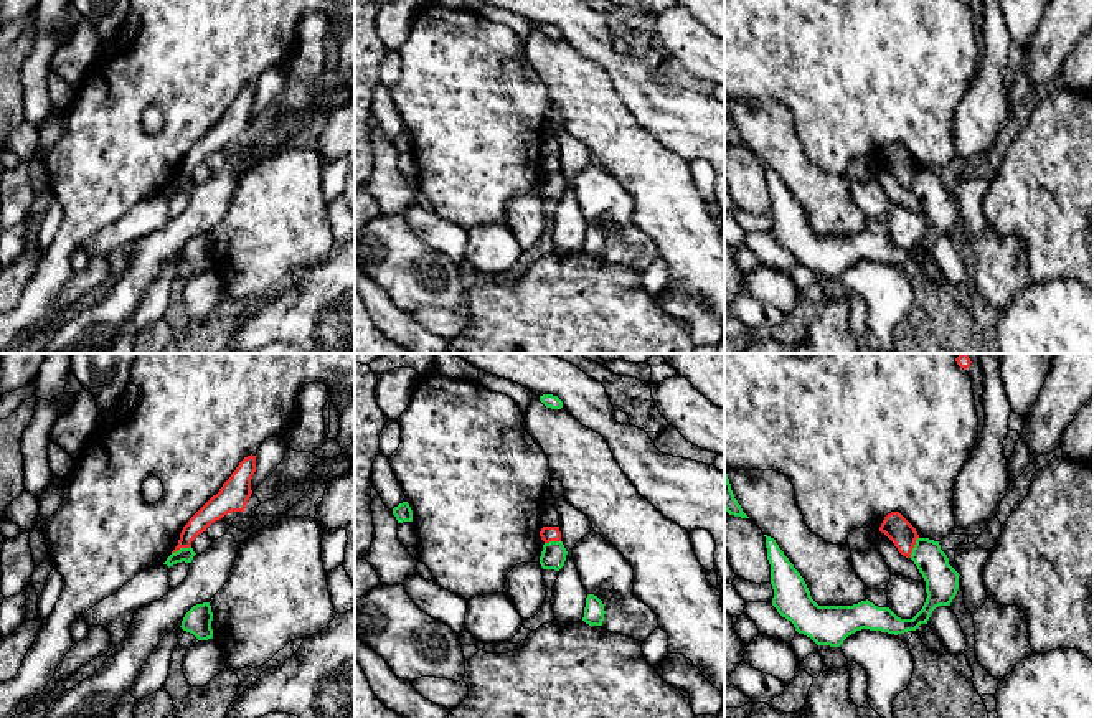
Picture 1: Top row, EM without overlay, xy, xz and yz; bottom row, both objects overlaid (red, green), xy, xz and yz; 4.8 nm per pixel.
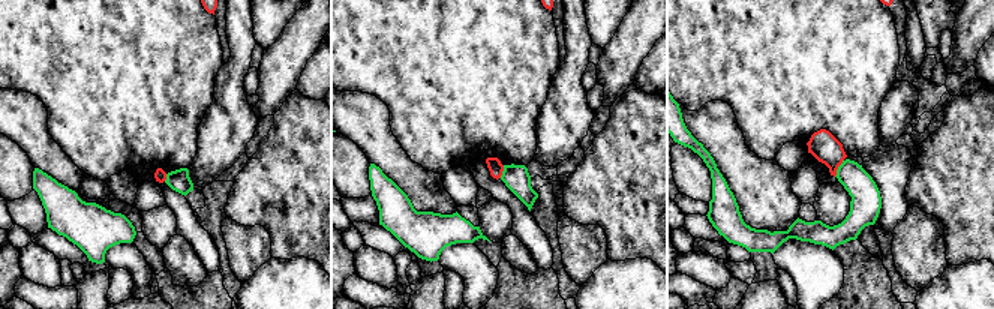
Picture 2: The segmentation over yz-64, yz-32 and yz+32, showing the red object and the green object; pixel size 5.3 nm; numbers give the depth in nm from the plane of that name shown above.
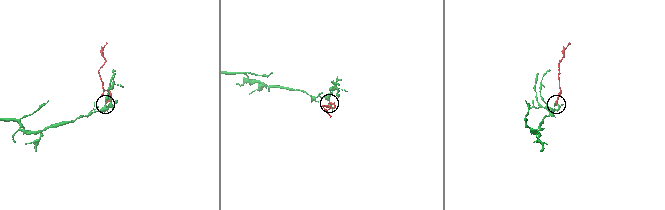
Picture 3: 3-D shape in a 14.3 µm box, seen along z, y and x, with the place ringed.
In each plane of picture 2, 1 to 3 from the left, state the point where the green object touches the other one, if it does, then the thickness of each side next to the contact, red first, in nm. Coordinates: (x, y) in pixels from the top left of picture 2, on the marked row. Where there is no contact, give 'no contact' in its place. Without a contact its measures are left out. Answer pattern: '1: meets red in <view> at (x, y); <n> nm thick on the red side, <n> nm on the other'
1: meets red in yz-64 at (165, 177); 60 nm thick on the red side, 120 nm on the other
2: meets red in yz-32 at (502, 170); 80 nm thick on the red side, 140 nm on the other
3: meets red in yz+32 at (837, 168); 160 nm thick on the red side, 170 nm on the other

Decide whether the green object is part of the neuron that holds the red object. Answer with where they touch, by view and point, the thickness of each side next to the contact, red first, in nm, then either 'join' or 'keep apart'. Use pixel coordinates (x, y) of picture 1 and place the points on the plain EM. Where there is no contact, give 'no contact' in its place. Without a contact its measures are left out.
yz (913, 177) | 120/160 nm | keep apart

